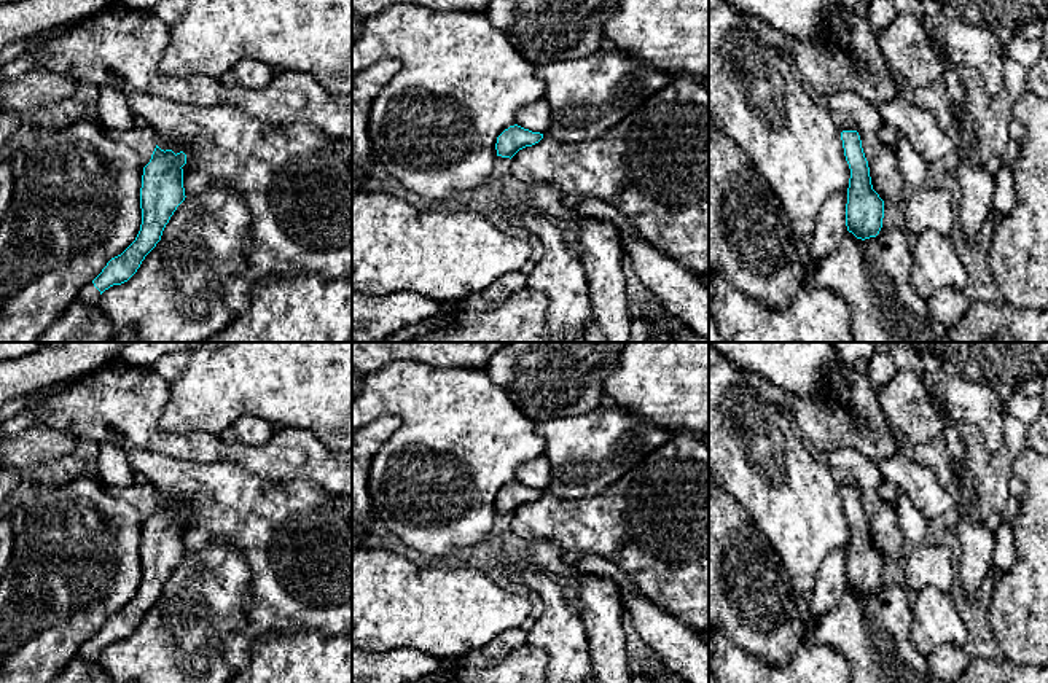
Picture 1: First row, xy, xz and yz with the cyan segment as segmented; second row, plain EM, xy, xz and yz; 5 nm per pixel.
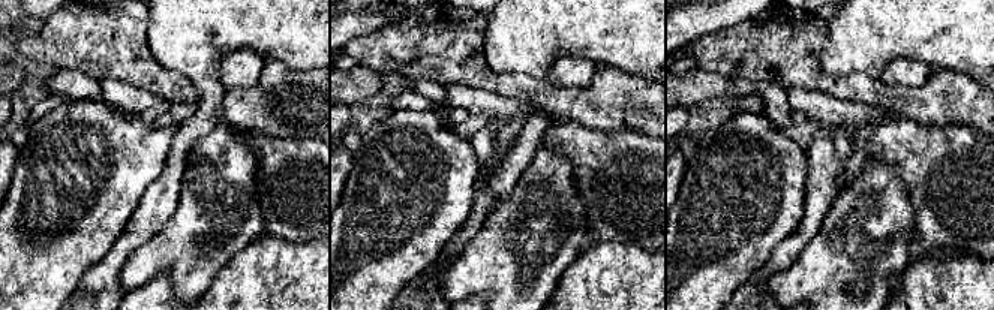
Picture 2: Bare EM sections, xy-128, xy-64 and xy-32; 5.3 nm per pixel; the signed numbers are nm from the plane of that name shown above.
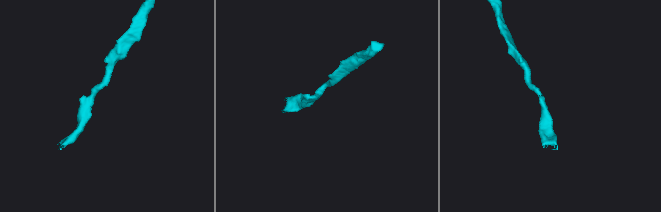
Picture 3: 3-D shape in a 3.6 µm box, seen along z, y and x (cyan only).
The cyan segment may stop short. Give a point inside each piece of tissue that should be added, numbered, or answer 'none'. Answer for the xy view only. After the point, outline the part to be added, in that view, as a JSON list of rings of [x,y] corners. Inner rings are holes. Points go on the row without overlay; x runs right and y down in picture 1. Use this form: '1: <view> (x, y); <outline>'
1: xy (89, 651); [[[89,638],[81,650],[78,651],[78,656],[84,661],[84,662],[94,662],[97,659],[100,653],[100,648],[94,643],[92,638]]]

